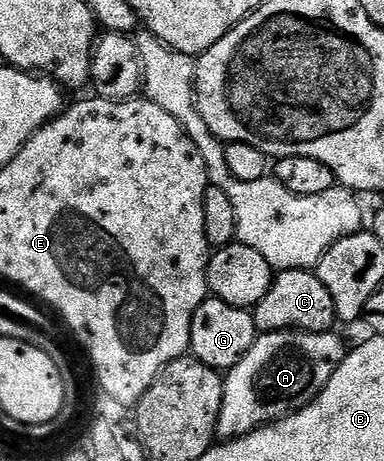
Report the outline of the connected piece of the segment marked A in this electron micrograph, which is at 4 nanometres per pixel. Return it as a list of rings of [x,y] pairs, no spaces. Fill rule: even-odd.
[[[302,329],[260,334],[251,351],[247,351],[247,355],[243,355],[243,359],[224,374],[218,438],[242,437],[310,405],[325,390],[331,375],[335,375],[339,363],[343,363],[345,358],[347,345],[335,334],[333,331],[305,333]]]

